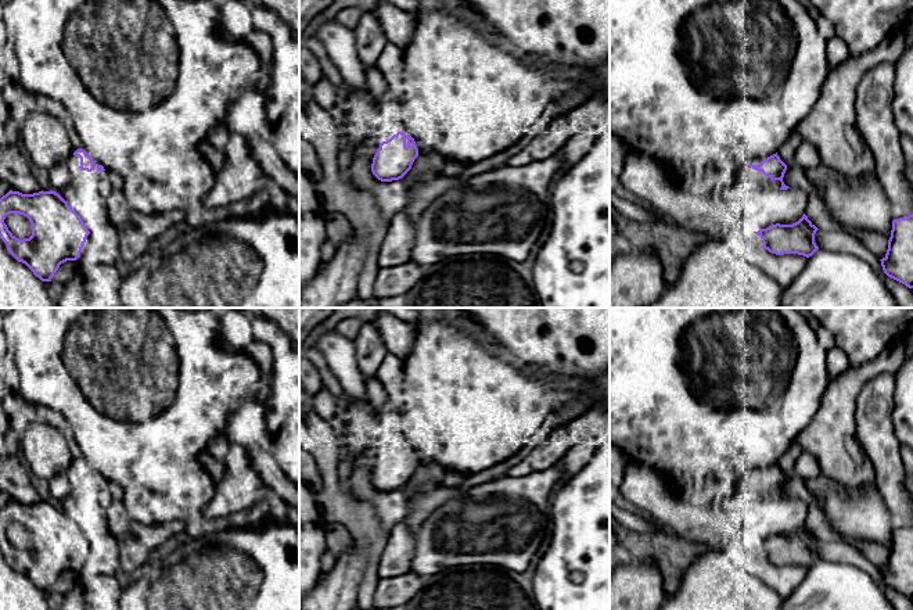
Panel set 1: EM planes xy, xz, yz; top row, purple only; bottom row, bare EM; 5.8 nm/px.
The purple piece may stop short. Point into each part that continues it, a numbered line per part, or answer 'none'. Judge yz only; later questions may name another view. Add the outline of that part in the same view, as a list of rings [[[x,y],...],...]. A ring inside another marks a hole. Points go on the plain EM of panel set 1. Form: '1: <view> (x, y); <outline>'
none

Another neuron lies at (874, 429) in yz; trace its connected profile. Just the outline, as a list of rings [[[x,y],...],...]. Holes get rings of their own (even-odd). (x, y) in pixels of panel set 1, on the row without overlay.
[[[881,373],[862,387],[856,398],[856,437],[876,471],[876,488],[889,514],[892,530],[913,524],[913,499],[906,489],[901,442],[892,423],[895,373]]]

